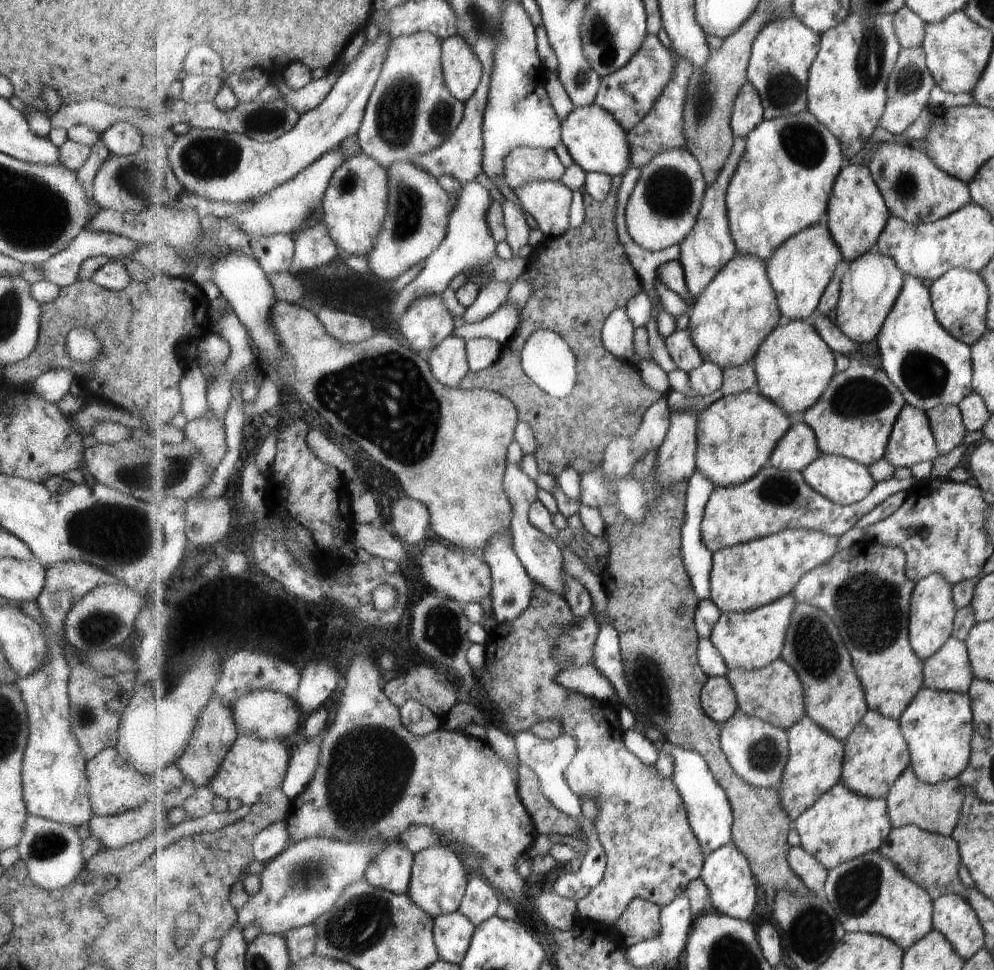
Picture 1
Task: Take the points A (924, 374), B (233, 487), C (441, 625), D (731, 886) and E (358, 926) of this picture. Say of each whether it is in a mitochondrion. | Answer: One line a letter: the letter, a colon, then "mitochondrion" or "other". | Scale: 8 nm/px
A: mitochondrion
B: other
C: mitochondrion
D: other
E: mitochondrion

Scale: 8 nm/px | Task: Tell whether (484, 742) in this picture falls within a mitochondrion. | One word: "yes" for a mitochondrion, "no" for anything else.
no

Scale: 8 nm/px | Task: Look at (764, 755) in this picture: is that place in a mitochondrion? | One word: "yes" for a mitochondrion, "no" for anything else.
yes

